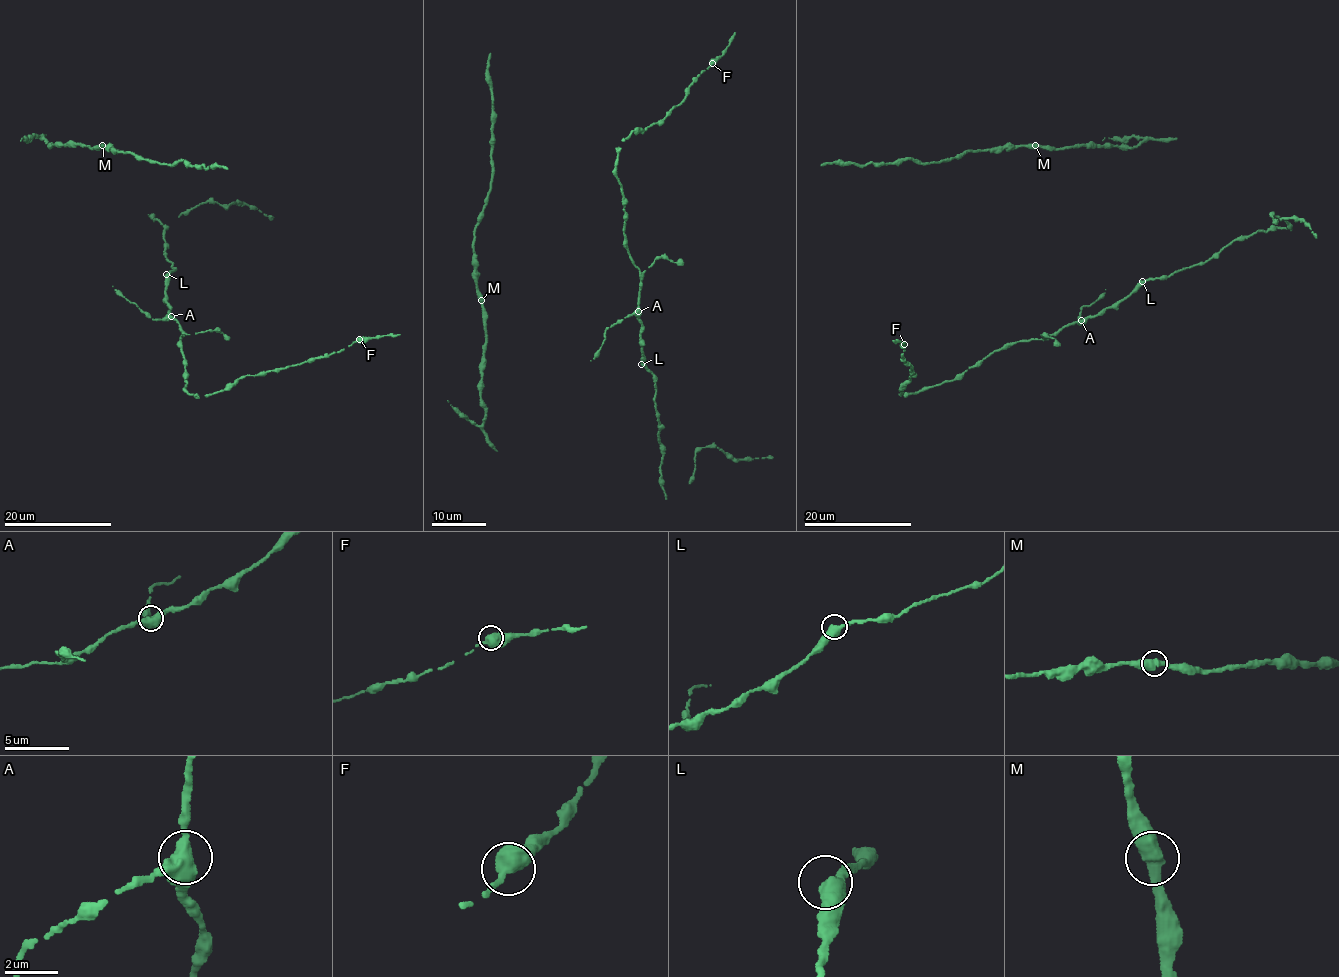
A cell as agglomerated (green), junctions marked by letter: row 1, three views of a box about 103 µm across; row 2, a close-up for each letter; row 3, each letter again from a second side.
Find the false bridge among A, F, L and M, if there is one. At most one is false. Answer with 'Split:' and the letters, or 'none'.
Split: none

